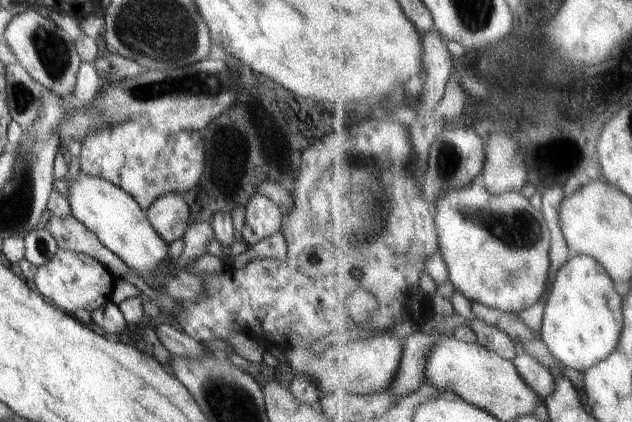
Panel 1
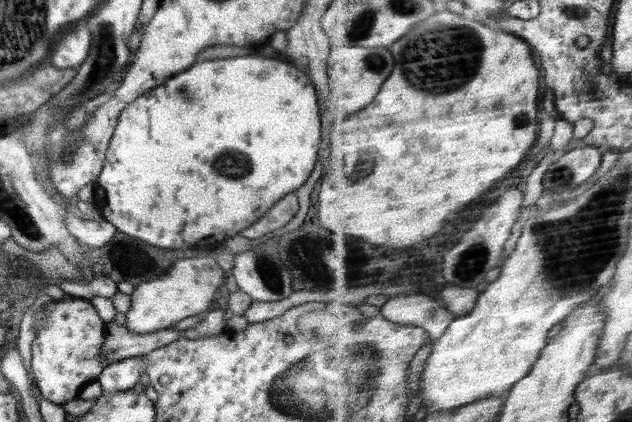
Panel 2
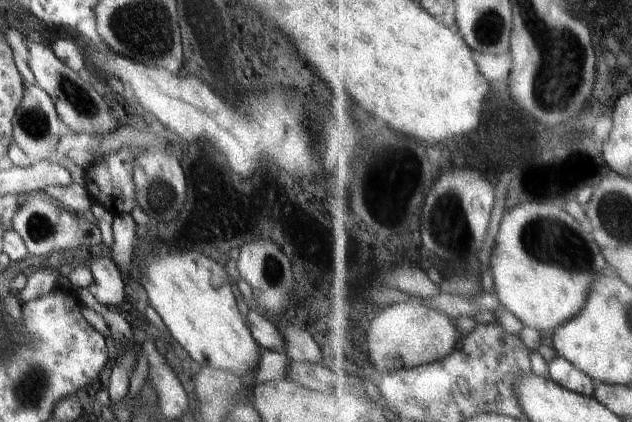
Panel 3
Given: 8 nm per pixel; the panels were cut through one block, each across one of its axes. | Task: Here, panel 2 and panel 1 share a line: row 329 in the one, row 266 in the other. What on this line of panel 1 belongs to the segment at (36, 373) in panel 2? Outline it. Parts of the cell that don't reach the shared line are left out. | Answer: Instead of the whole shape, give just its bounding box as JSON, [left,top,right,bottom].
[32,249,116,314]

